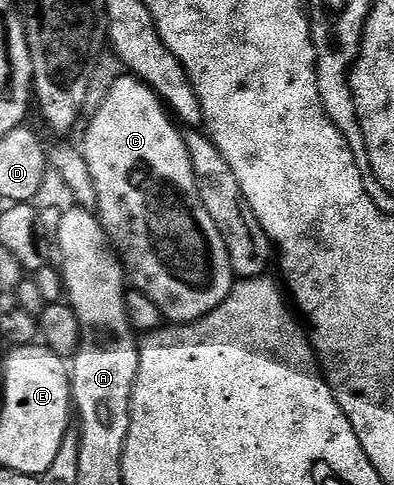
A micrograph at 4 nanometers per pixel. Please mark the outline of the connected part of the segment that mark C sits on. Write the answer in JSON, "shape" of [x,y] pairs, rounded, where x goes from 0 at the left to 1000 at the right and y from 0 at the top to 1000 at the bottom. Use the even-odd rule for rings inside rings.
{"shape":[[[343,157],[294,167],[231,243],[208,307],[218,338],[228,338],[228,363],[239,363],[241,439],[315,544],[322,579],[381,610],[429,666],[518,656],[574,619],[594,588],[594,567],[574,503],[508,410],[459,262],[406,200]]]}

